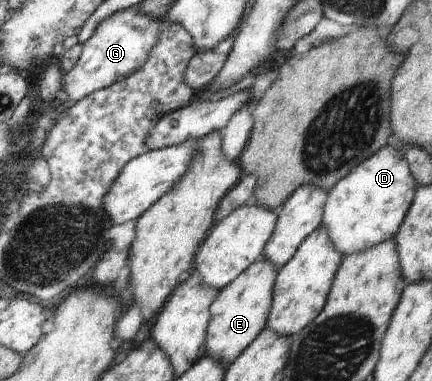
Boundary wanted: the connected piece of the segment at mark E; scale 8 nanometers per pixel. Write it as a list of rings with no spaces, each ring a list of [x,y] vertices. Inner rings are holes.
[[[263,256],[229,286],[220,290],[210,308],[211,320],[206,342],[207,355],[229,365],[235,362],[263,332],[270,320],[271,309],[274,308],[274,290],[278,272],[278,268]]]

